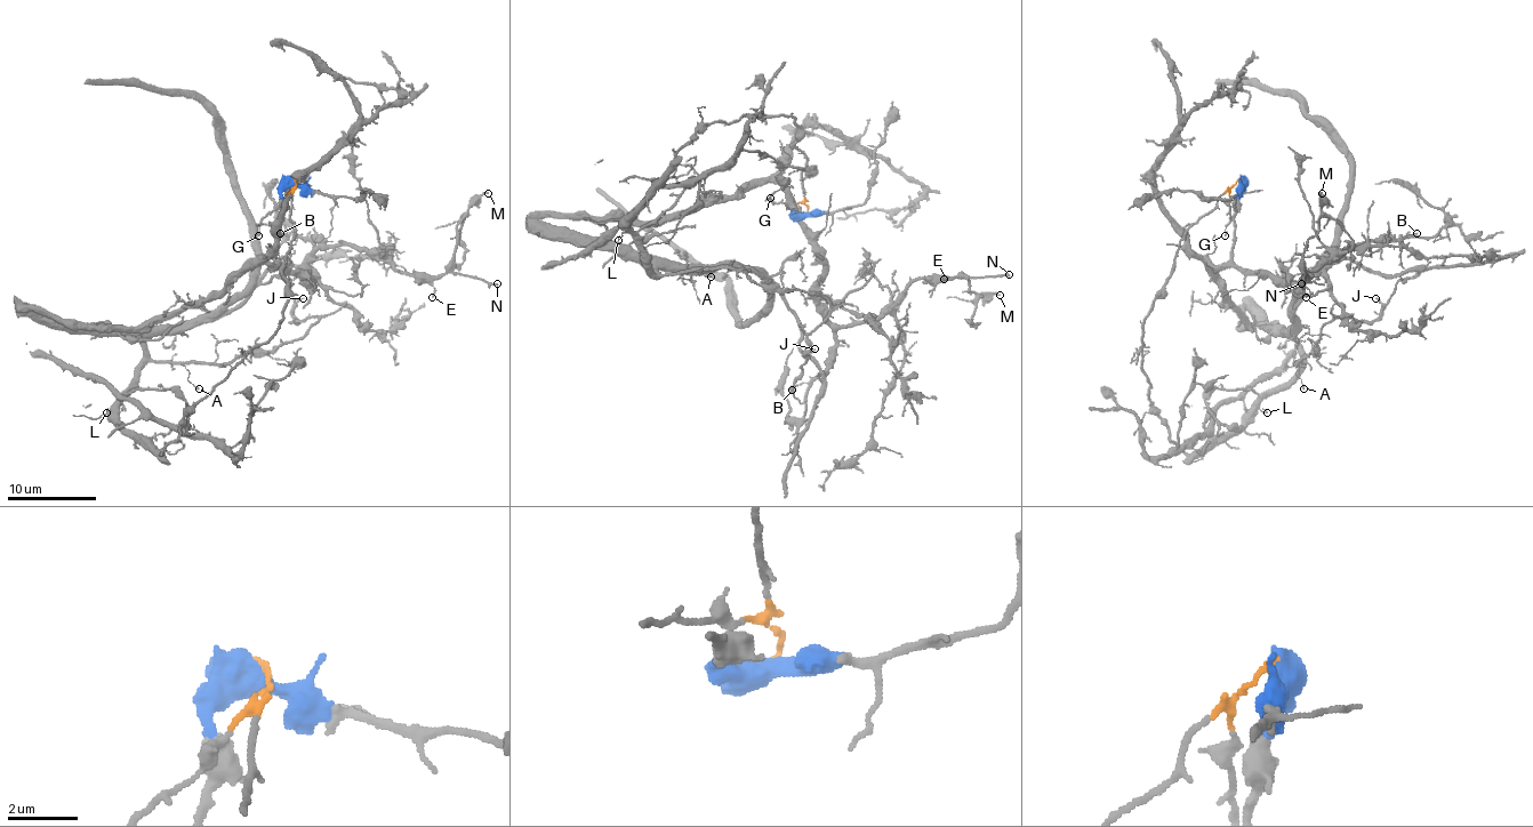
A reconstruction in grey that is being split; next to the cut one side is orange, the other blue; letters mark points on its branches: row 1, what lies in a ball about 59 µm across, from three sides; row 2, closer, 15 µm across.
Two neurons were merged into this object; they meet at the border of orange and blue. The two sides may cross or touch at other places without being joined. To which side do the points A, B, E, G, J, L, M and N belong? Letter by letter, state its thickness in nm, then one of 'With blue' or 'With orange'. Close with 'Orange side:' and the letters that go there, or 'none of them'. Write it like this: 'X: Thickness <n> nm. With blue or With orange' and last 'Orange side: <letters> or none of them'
A: Thickness 120 nm. With orange
B: Thickness 110 nm. With blue
E: Thickness 140 nm. With blue
G: Thickness 130 nm. With orange
J: Thickness 140 nm. With orange
L: Thickness 130 nm. With orange
M: Thickness 150 nm. With blue
N: Thickness 200 nm. With blue
Orange side: A, G, J, L

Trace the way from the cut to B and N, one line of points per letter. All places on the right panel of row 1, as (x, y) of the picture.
B: (1241, 179), (1231, 259), (1243, 269), (1307, 282), (1351, 248), (1417, 233)
N: (1241, 179), (1231, 259), (1238, 266), (1294, 282), (1307, 282), (1351, 246), (1307, 275), (1303, 273), (1301, 284)

